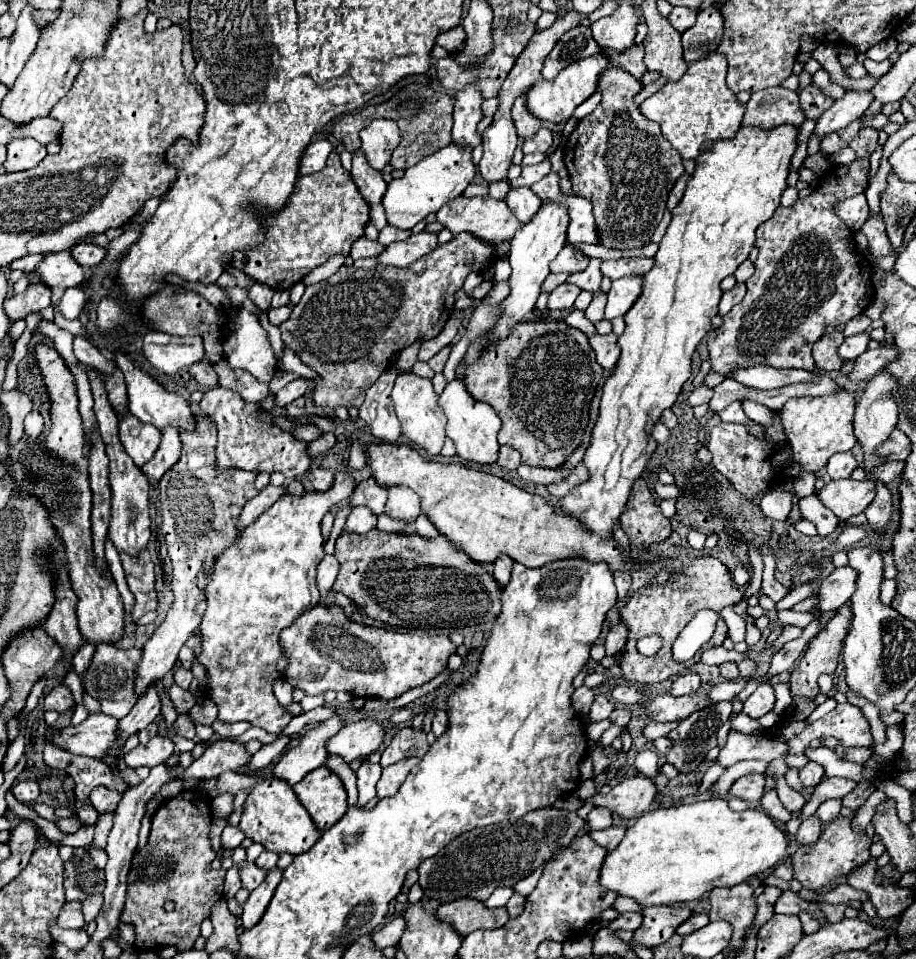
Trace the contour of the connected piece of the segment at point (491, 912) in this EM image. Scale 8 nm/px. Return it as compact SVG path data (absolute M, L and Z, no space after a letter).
M461 897L457 901L443 903L437 911L439 919L453 923L457 933L463 937L475 929L497 929L509 919L505 907L489 909L483 901L471 897Z

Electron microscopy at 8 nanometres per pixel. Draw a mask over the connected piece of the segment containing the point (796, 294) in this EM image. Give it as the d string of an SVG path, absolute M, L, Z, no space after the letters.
M869 159L853 161L851 165L835 165L829 177L825 177L819 187L805 199L799 199L791 207L777 207L773 217L757 229L759 257L755 261L755 273L747 279L747 295L735 305L725 317L723 325L713 329L707 337L711 367L715 373L729 377L737 367L769 365L775 369L807 369L813 371L813 343L823 335L827 325L845 325L855 315L863 313L873 299L873 283L865 279L867 261L855 251L853 241L849 243L849 233L843 235L845 223L833 211L833 205L841 199L863 193L867 187Z

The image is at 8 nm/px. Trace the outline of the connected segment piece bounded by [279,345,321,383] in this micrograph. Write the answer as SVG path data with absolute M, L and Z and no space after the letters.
M285 345L283 347L283 355L281 355L281 369L283 371L291 371L291 373L295 373L295 375L301 375L301 377L309 377L313 383L319 383L321 381L321 377L309 367L309 365L305 365L297 355L293 355L293 351Z

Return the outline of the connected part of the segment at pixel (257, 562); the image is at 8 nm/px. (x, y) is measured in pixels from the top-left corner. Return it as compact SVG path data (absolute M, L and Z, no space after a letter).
M339 469L335 481L327 491L305 491L299 495L283 495L271 509L267 509L249 529L239 535L239 539L225 549L217 561L215 571L205 583L207 611L199 625L203 635L203 651L197 655L197 661L205 665L209 673L207 695L219 707L219 719L249 721L255 727L265 729L267 733L279 733L293 715L287 713L275 699L271 685L283 675L287 665L279 647L279 631L291 625L305 609L311 609L319 603L319 591L315 585L315 567L323 559L323 539L321 539L321 519L341 501L351 499L355 491L355 479L349 471Z

